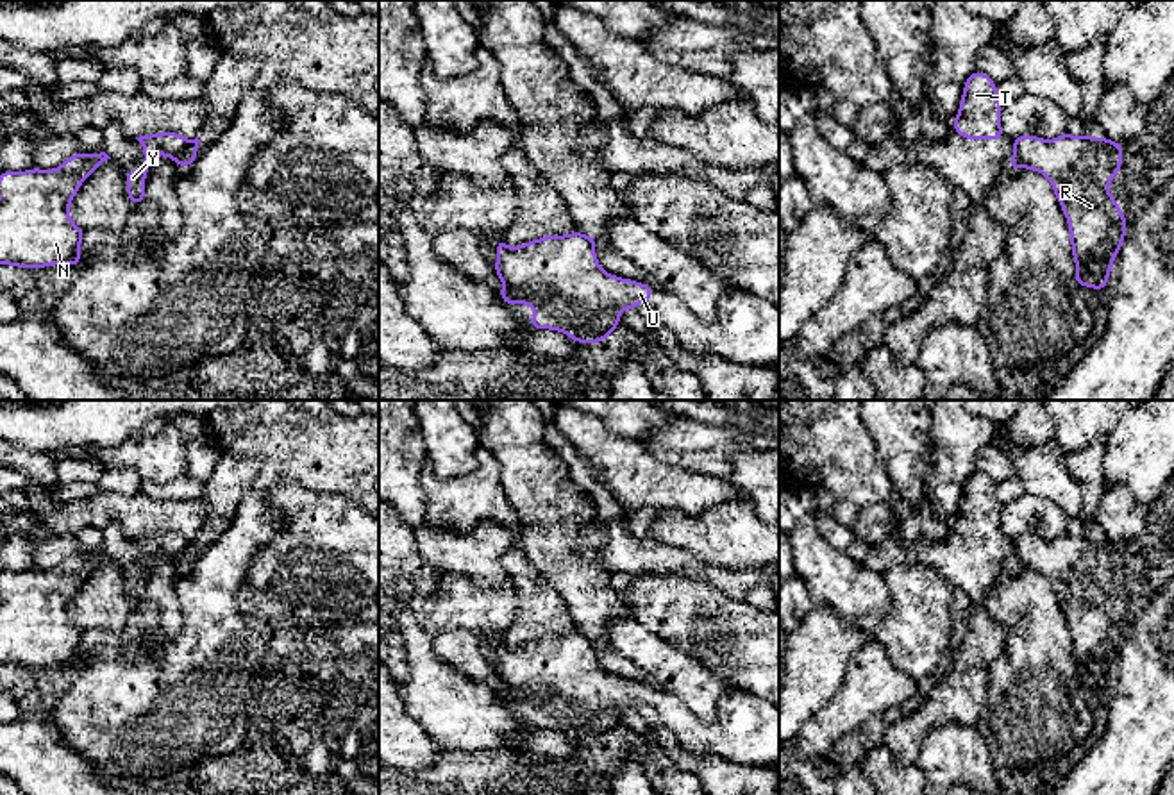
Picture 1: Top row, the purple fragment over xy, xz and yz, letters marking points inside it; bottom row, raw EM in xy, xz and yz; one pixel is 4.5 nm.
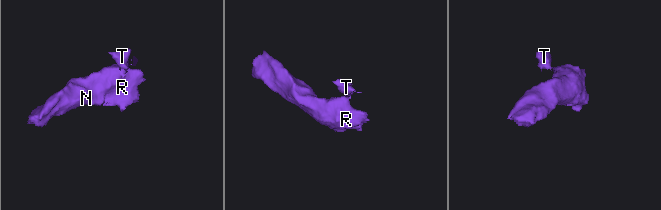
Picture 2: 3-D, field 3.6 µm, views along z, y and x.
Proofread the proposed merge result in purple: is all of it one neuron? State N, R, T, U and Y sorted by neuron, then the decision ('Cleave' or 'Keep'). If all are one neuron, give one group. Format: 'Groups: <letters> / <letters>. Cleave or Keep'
Groups: N R U Y / T. Cleave

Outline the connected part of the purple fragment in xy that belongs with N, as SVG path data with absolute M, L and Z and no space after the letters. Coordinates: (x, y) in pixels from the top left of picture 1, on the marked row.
M105 152L68 157L55 170L32 168L0 173L0 264L18 268L46 268L80 263L84 230L70 220L70 204L80 184L104 163Z

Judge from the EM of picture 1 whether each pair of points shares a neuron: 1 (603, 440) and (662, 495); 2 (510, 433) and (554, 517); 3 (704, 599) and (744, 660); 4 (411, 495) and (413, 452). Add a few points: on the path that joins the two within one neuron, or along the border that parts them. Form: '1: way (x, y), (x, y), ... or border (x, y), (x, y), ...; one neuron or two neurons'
1: way (617, 454), (647, 481); one neuron
2: way (522, 454), (529, 476), (544, 495); one neuron
3: way (719, 613), (738, 633), (738, 640), (744, 645); one neuron
4: way (410, 485), (410, 463); one neuron

